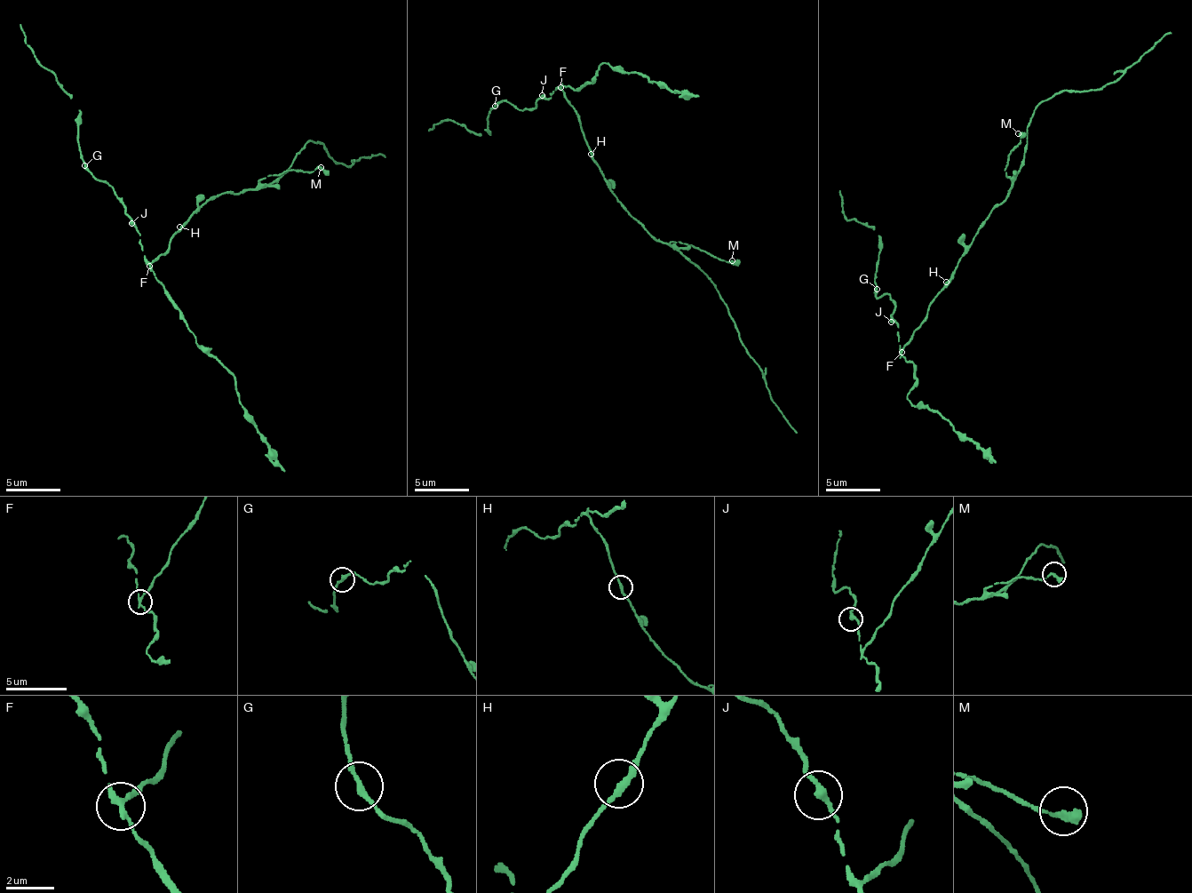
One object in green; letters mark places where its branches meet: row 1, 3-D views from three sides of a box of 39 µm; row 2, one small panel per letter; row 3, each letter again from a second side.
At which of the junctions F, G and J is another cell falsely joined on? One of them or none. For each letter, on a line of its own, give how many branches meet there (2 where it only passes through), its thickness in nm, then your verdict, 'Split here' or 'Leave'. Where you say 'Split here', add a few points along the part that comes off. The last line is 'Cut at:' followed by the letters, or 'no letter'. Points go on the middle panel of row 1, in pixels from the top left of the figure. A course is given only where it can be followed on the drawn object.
F: Branches: 2. Thickness 240 nm. Split here. Course of the part to remove: (561, 88), (607, 184), (634, 220), (710, 280), (774, 405), (797, 434)
G: Branches: 2. Thickness 220 nm. Leave
J: Branches: 2. Thickness 240 nm. Leave
Cut at: F

